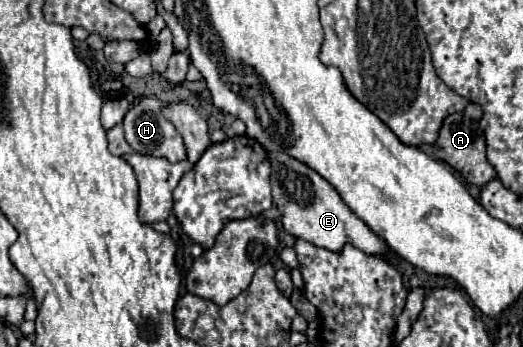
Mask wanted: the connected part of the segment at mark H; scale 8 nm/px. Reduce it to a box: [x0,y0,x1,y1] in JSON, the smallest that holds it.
[122,96,186,162]

